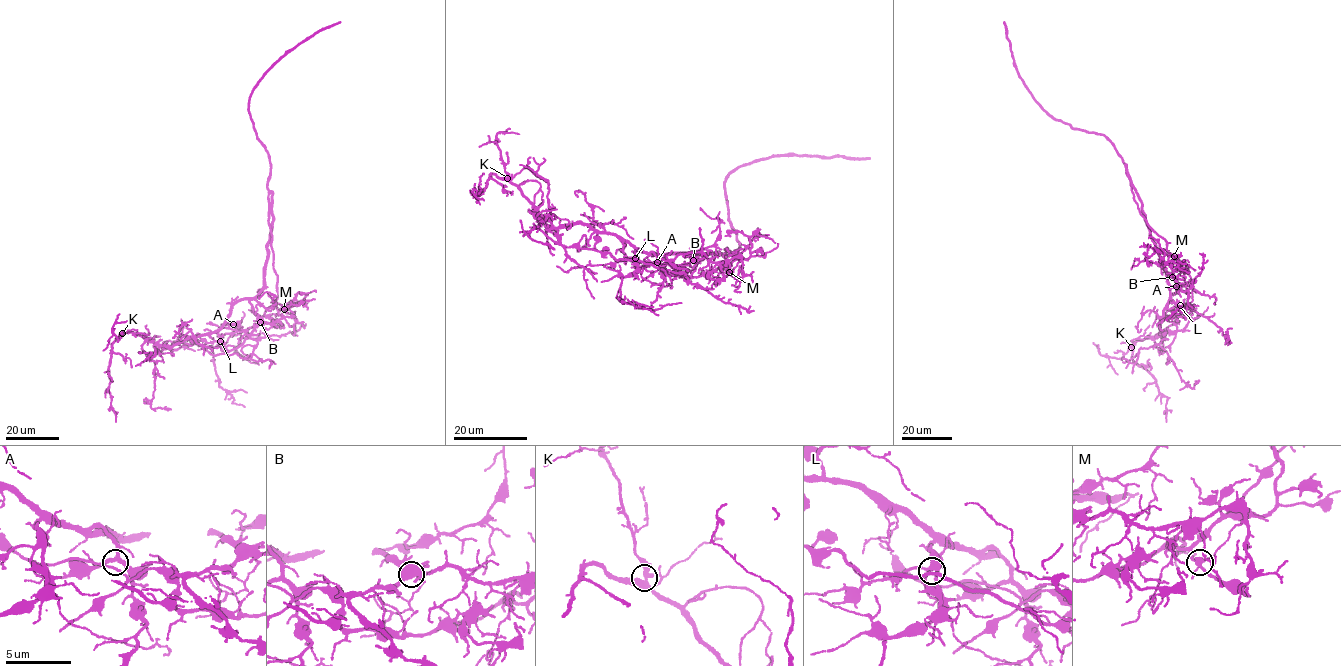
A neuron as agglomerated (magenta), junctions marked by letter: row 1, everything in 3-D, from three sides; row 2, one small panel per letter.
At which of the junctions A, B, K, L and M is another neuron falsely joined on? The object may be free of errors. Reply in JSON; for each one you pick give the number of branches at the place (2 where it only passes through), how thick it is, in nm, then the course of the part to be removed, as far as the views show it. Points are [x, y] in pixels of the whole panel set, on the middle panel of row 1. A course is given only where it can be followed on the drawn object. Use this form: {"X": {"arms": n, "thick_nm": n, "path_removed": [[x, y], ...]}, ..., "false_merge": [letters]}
{"false_merge": []}

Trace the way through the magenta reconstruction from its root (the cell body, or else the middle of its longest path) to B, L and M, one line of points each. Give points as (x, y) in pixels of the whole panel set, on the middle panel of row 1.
B: (714, 251), (684, 253), (693, 260)
L: (714, 251), (660, 255), (638, 249), (635, 251), (635, 258)
M: (714, 251), (684, 253), (697, 259), (707, 258), (716, 262), (739, 257), (741, 261), (728, 272)

